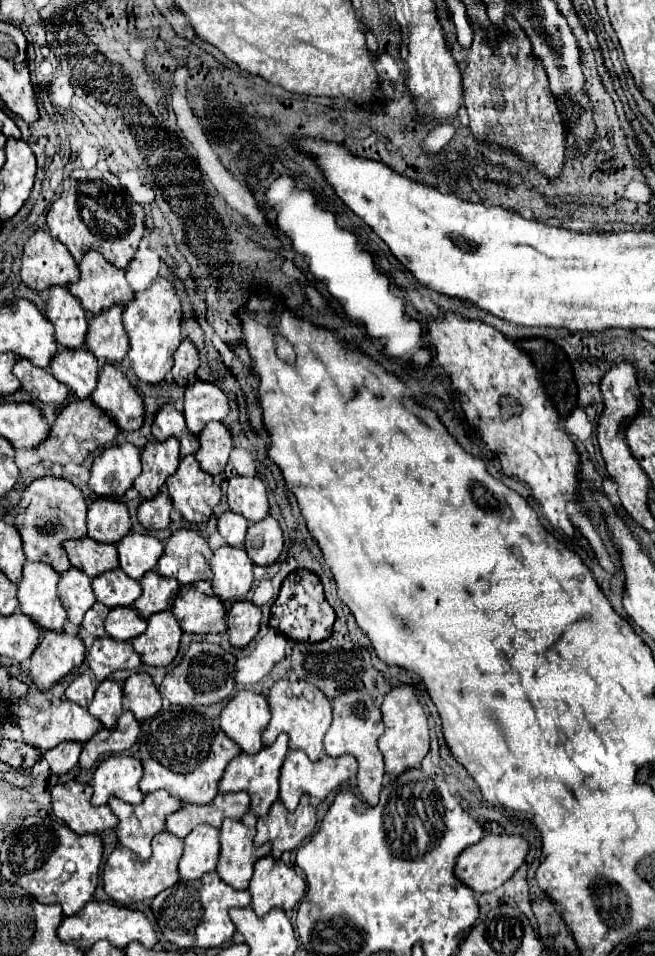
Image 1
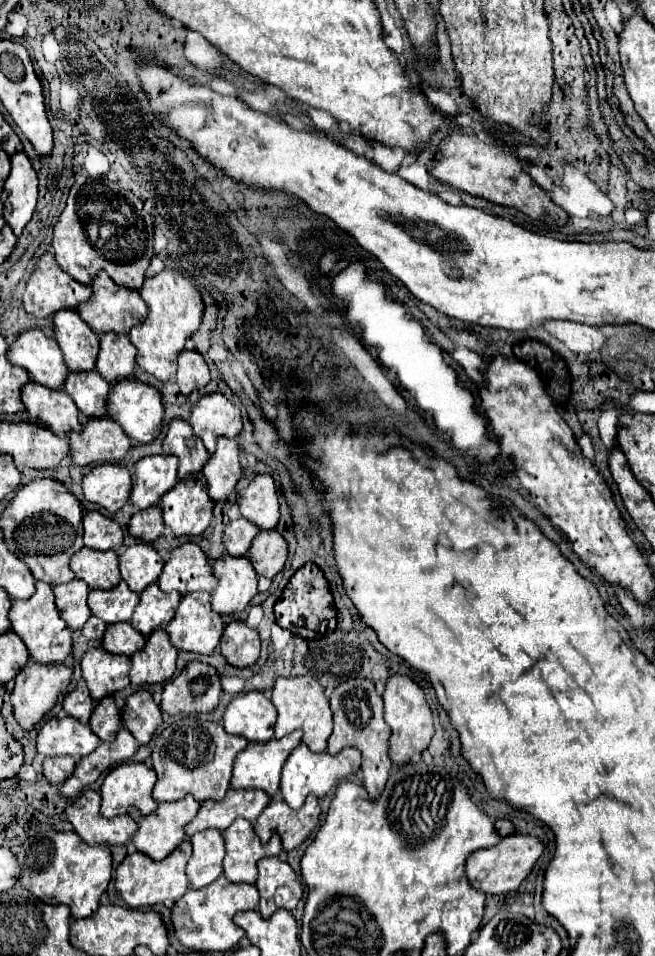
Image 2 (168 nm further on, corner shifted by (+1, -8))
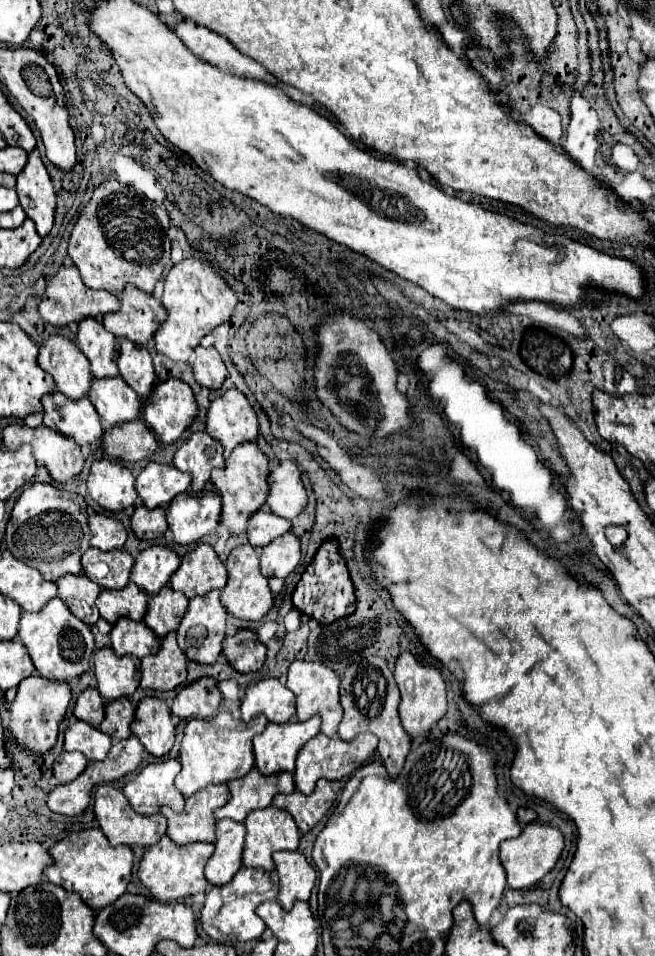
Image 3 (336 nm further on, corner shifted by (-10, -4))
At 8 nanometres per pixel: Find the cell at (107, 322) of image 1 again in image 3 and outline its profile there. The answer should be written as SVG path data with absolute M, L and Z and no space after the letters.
M123 340L119 348L119 376L141 396L147 398L151 394L151 388L155 386L157 378L151 364L151 354L145 346L135 344L131 340Z

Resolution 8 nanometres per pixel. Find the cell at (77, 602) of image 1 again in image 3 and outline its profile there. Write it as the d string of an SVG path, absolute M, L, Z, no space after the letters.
M63 576L57 580L59 598L69 606L69 610L83 620L85 624L95 624L99 620L99 612L95 600L101 588L89 580L87 576Z

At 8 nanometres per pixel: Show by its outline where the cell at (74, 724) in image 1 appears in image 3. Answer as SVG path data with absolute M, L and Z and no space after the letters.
M77 720L65 730L65 750L79 750L87 760L103 760L111 748L111 736L99 728Z

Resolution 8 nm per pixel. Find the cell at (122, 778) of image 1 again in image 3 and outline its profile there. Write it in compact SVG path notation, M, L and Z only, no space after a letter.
M175 758L143 766L143 770L123 786L129 806L137 814L155 814L159 806L169 806L173 812L181 812L185 798L173 786L177 774L179 760Z

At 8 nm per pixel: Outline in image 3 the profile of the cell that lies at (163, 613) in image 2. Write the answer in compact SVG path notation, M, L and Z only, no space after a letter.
M169 586L161 588L159 594L149 598L143 622L159 638L163 638L169 632L175 632L175 628L179 628L179 620L185 616L187 606L189 606L189 600L181 592L175 592Z

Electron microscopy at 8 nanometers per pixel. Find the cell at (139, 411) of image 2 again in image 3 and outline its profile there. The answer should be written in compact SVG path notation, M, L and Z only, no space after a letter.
M175 378L155 384L143 402L143 422L161 444L173 444L197 416L191 388Z

